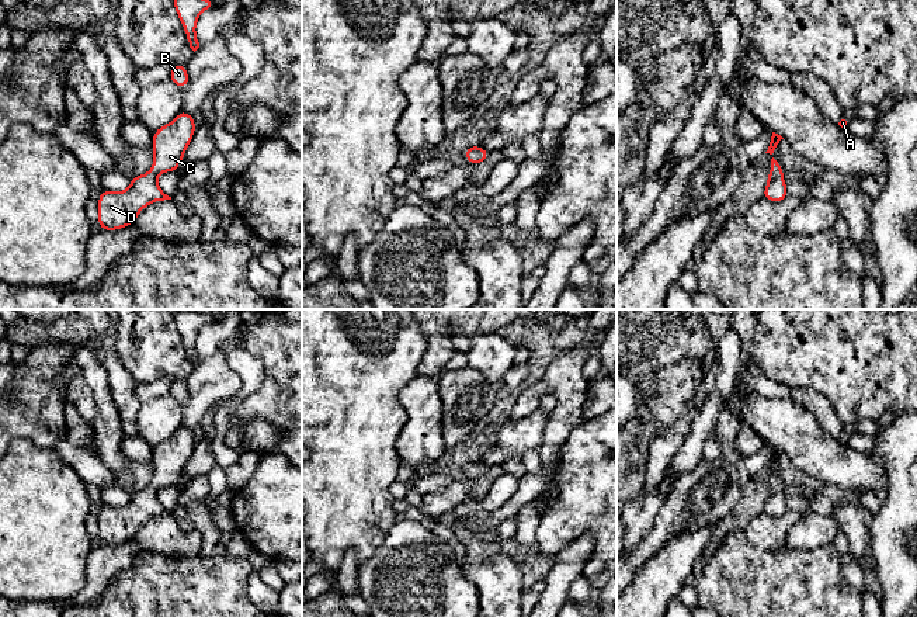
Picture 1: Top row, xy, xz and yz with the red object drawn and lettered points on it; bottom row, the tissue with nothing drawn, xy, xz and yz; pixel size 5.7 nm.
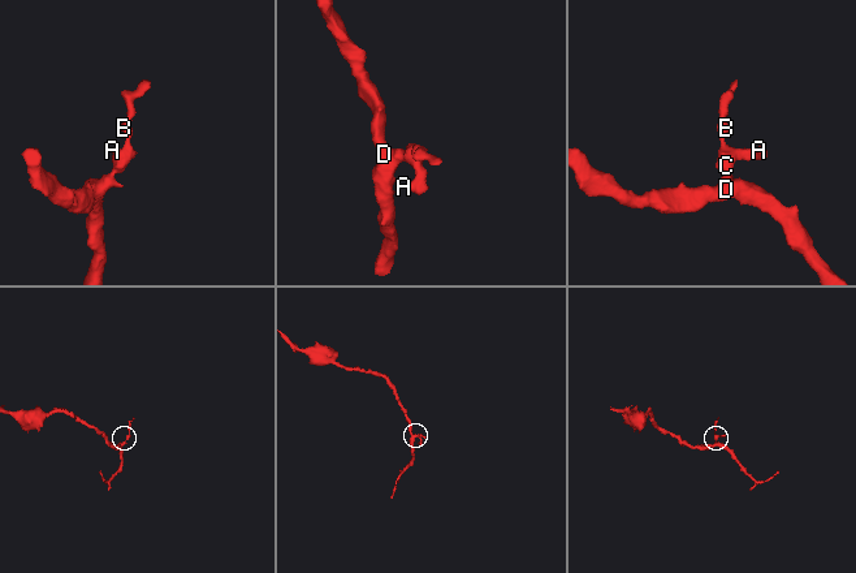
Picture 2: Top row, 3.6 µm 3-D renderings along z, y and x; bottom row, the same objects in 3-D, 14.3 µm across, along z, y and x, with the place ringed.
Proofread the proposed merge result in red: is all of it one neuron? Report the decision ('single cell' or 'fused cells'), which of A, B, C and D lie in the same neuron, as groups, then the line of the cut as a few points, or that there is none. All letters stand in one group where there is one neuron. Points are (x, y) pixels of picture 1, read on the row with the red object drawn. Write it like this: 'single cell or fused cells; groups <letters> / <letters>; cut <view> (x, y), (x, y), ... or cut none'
single cell; groups A B C D; cut none

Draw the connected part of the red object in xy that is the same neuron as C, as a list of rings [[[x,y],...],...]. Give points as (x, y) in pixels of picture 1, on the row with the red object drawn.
[[[180,111],[174,121],[153,132],[152,170],[131,177],[131,186],[122,191],[103,190],[98,197],[98,226],[104,230],[117,230],[135,222],[139,212],[154,201],[171,200],[157,184],[157,176],[176,171],[195,132],[195,117]]]

